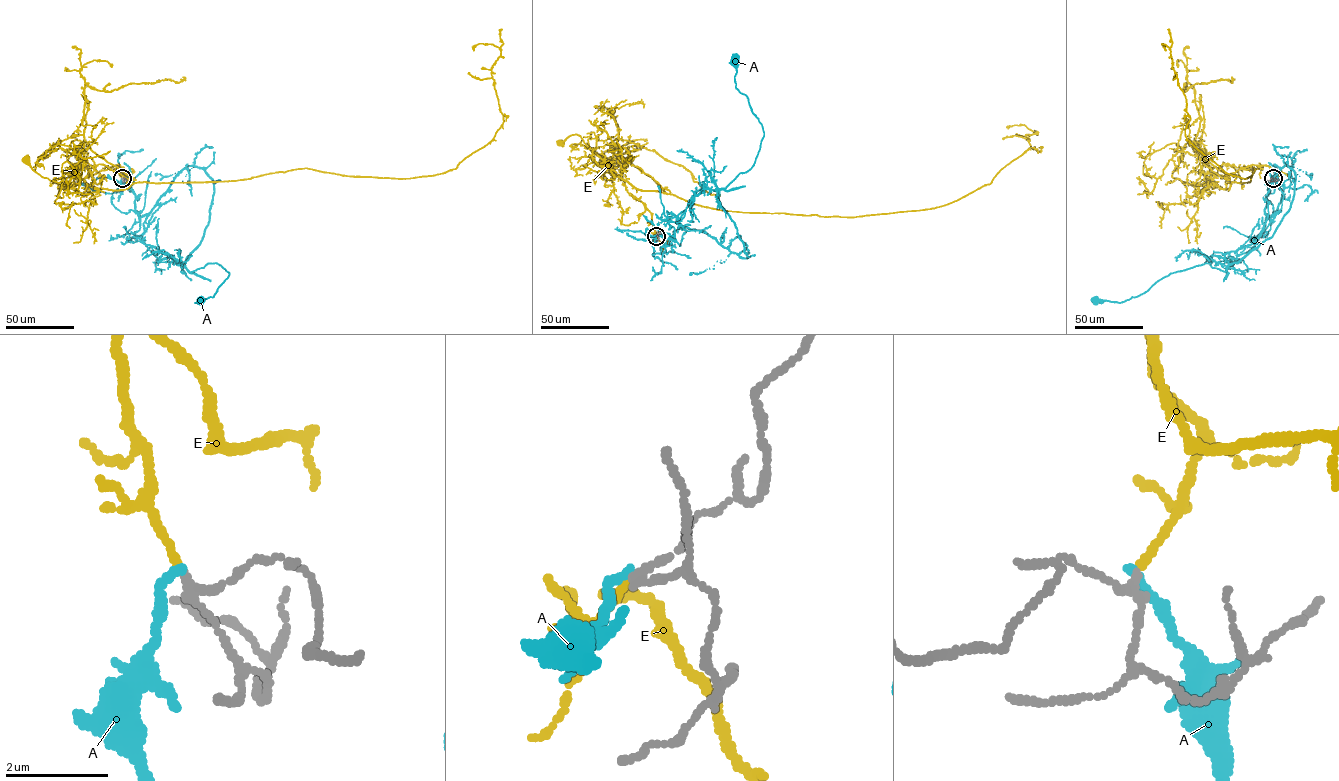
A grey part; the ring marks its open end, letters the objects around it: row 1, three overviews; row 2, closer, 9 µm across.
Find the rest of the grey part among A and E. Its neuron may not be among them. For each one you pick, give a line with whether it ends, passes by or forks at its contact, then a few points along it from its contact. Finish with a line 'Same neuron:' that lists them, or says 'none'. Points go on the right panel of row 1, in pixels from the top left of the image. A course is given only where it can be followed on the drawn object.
E: It ends there. Its course: (1273, 178), (1268, 166), (1251, 165), (1193, 186), (1172, 176), (1180, 158)
Same neuron: E

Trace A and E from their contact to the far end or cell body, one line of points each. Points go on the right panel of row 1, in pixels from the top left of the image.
A: (1273, 178), (1284, 185), (1277, 210), (1254, 242), (1224, 255), (1226, 272), (1205, 263), (1124, 301), (1096, 299)
E: (1273, 178), (1268, 166), (1251, 165), (1193, 186), (1172, 176), (1180, 158)

